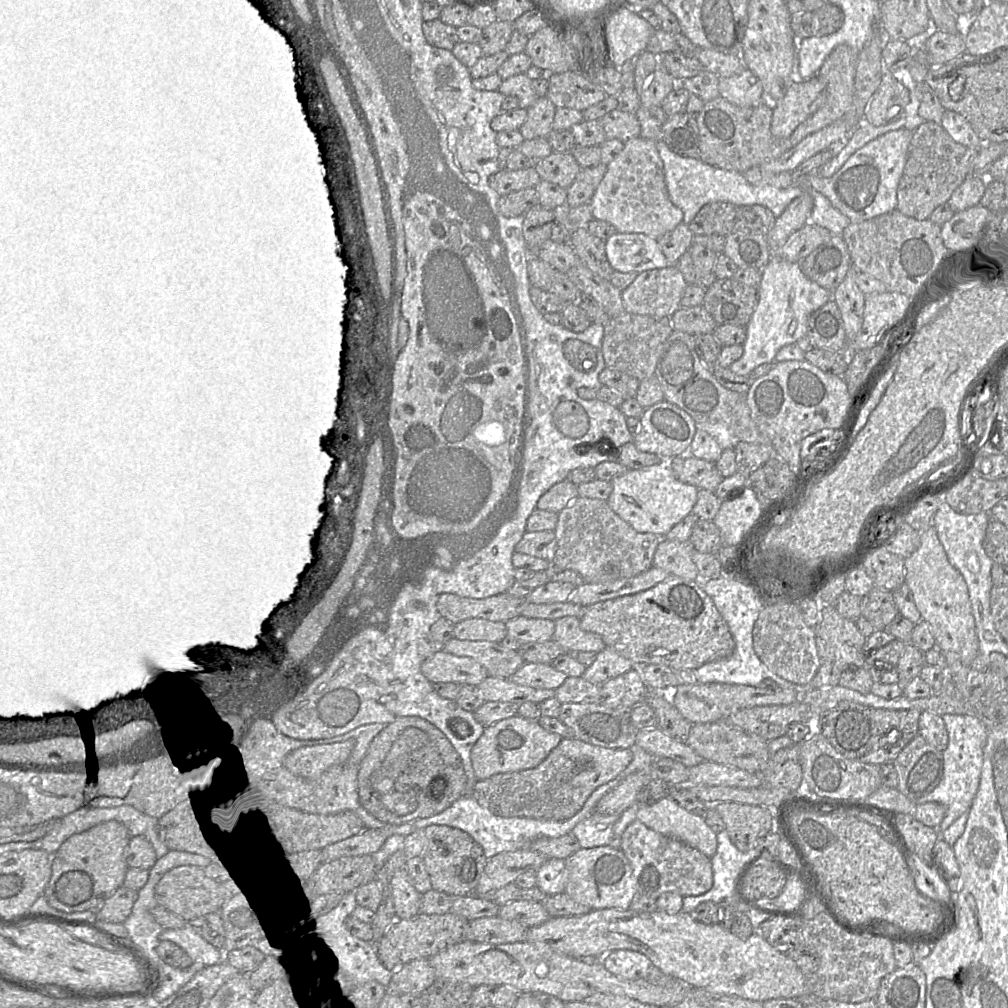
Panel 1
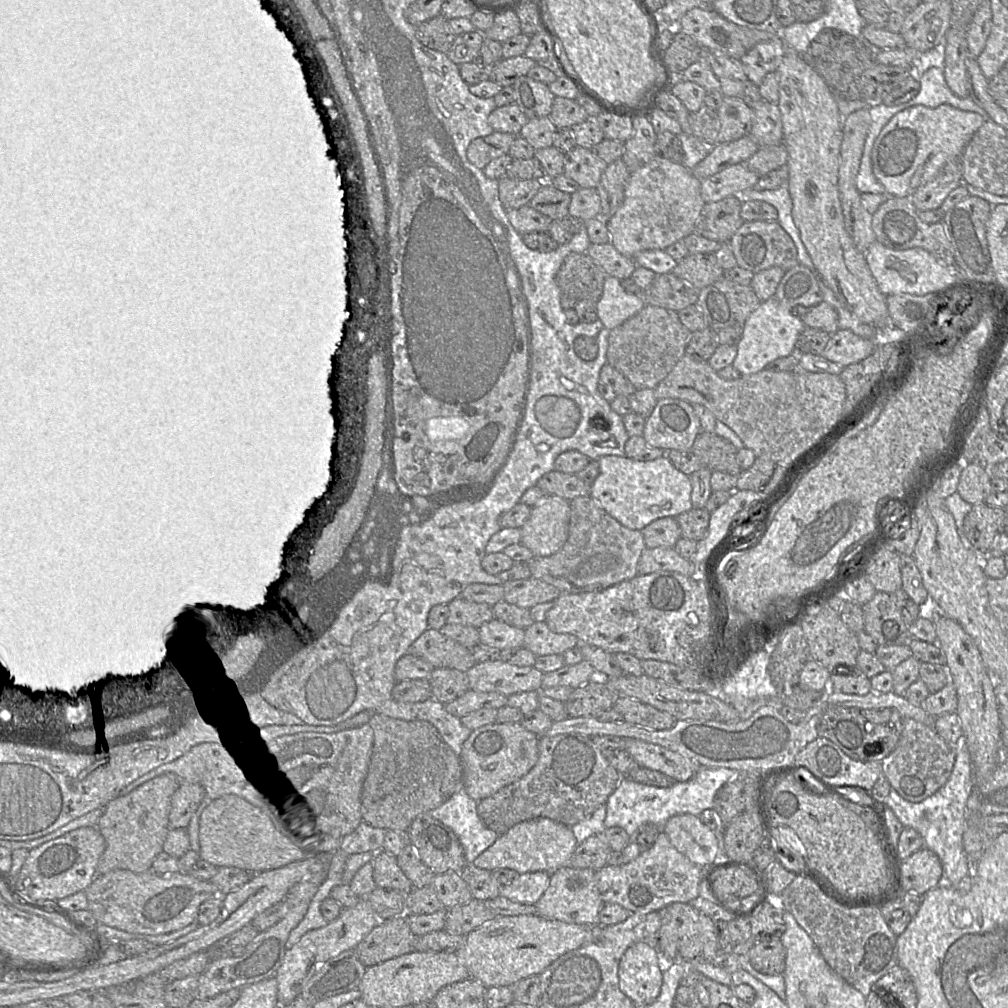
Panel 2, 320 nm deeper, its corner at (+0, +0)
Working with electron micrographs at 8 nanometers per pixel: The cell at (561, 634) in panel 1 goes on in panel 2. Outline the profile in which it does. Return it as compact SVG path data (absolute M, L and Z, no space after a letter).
M533 622L525 629L523 646L536 657L563 655L567 650L578 646L577 637L572 634L555 633L545 622Z

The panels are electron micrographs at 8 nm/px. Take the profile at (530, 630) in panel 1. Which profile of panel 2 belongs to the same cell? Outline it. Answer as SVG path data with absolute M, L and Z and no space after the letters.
M498 619L484 623L478 628L480 643L499 650L524 647L525 629L510 626Z

